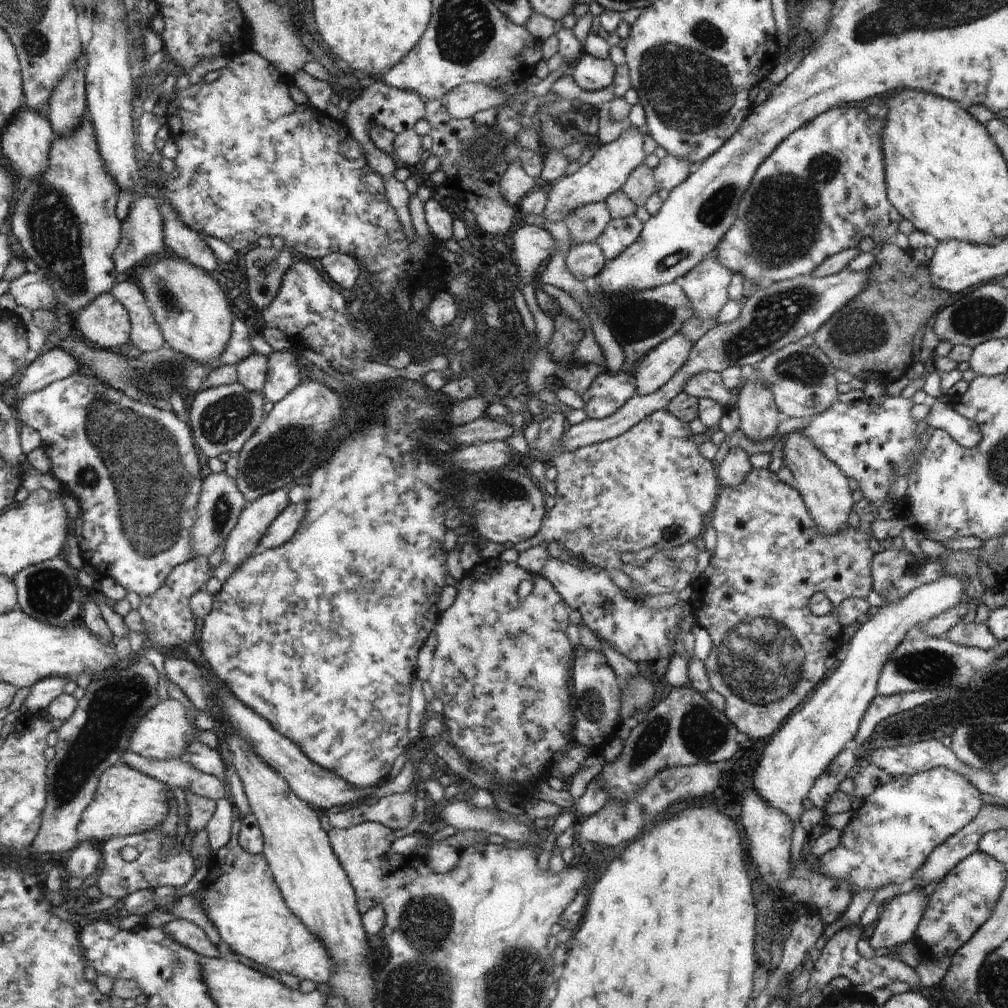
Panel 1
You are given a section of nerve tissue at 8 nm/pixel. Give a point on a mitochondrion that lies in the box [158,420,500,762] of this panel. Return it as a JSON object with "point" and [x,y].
{"point":[268,462]}

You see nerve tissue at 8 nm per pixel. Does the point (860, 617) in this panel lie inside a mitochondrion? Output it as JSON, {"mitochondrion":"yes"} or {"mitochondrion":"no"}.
{"mitochondrion":"no"}

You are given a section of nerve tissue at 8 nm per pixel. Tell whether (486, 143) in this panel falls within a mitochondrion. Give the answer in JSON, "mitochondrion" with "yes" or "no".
{"mitochondrion":"yes"}

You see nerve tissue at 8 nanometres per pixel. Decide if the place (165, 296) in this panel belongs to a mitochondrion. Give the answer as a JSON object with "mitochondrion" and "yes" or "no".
{"mitochondrion":"yes"}

